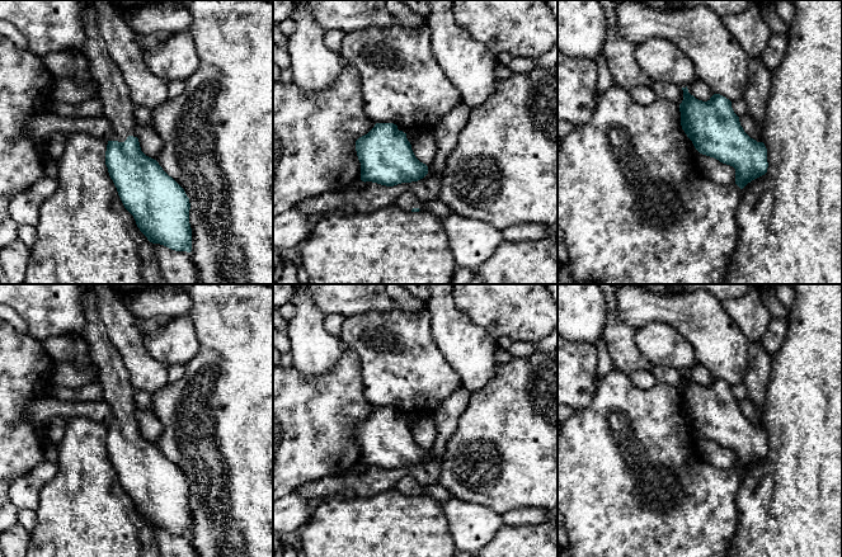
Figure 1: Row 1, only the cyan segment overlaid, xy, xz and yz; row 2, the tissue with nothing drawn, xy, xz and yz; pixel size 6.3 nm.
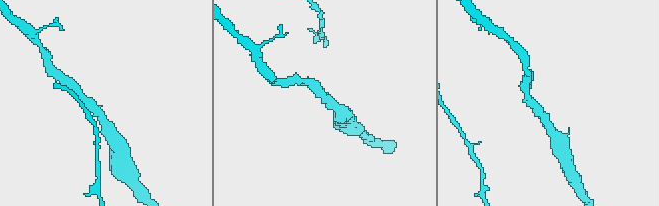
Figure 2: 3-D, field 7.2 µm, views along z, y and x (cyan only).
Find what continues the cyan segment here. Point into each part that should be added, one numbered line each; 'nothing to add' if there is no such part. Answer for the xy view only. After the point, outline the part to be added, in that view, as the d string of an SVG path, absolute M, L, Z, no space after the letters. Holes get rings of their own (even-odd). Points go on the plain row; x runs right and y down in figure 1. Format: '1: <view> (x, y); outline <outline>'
1: xy (113, 377); outline M83 284L83 292L86 326L80 336L89 345L89 357L99 370L97 382L103 388L104 401L113 411L113 420L109 425L124 426L128 420L137 421L135 388L117 348L109 340L105 326L98 316L95 287Z

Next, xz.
1: xz (408, 484); outline M411 475L401 476L395 490L406 496L411 496L413 492L424 494L424 486Z

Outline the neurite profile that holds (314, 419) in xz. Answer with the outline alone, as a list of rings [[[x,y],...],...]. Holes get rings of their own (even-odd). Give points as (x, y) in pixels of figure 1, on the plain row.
[[[345,346],[335,365],[317,377],[307,378],[292,367],[273,367],[273,504],[310,482],[356,472],[361,464],[356,425],[375,409],[363,392],[361,358]]]

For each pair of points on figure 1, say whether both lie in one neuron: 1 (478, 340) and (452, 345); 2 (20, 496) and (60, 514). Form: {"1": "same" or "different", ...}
{"1": "same", "2": "different"}

